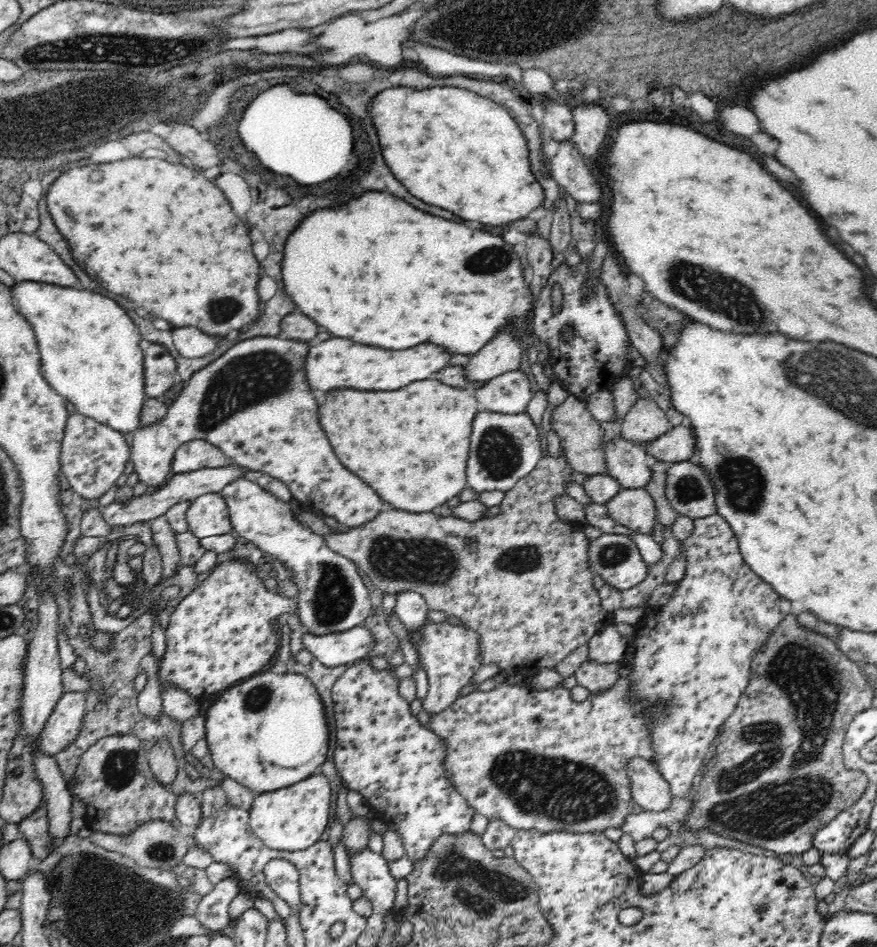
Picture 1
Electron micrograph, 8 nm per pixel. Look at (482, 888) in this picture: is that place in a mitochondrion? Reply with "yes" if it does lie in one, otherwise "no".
yes

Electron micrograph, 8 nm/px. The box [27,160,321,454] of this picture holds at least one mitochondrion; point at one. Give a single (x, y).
(257, 377)

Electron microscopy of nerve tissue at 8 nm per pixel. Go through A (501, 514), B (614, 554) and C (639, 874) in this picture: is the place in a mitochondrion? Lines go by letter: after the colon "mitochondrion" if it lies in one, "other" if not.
A: other
B: mitochondrion
C: other

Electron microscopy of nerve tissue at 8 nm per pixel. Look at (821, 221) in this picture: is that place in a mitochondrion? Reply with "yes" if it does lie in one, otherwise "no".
no

